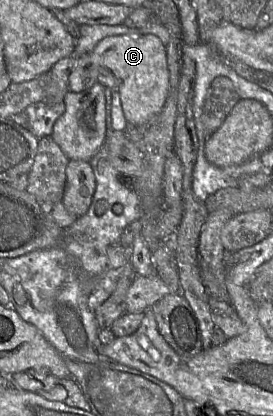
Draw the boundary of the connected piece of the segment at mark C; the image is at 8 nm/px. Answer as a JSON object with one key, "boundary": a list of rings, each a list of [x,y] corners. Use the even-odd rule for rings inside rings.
{"boundary":[[[128,34],[103,38],[91,52],[76,56],[69,74],[69,90],[81,92],[90,88],[98,82],[102,68],[110,70],[119,81],[118,92],[128,125],[145,125],[161,112],[169,95],[170,76],[166,48],[158,36]]]}

